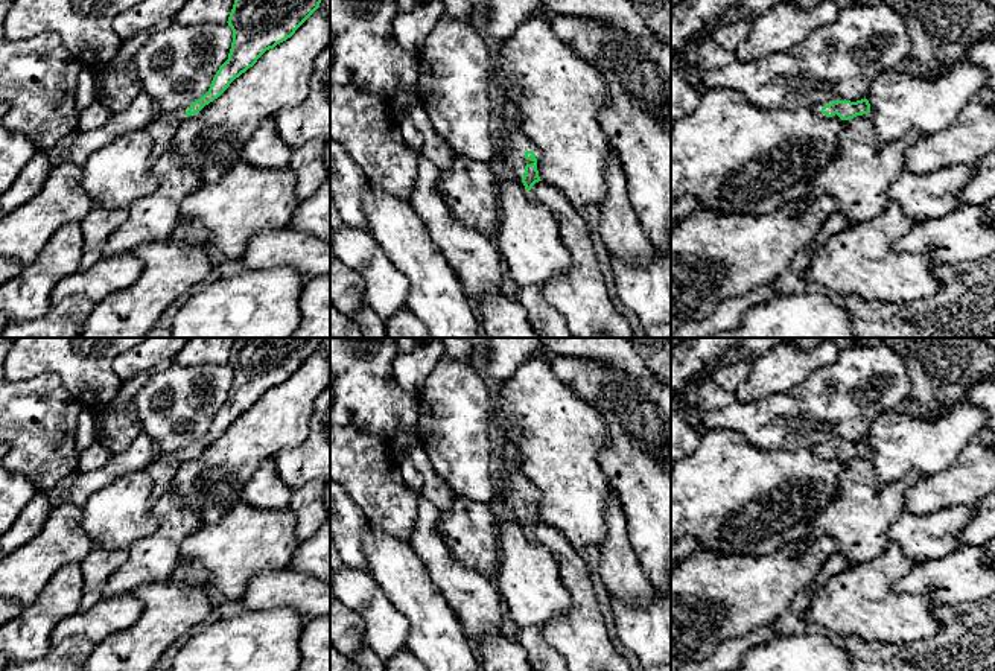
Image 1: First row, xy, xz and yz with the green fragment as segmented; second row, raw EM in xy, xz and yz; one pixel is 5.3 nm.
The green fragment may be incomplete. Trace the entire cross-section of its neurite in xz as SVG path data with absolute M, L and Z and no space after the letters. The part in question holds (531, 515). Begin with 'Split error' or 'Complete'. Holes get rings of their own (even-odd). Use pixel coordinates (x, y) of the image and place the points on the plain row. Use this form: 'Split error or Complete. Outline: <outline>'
Split error. Outline: M520 469L508 472L507 482L498 482L496 507L517 517L529 533L540 520L537 511L539 488L522 473Z

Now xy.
Split error. Outline: M237 338L228 358L233 383L228 400L216 412L208 432L198 441L172 452L155 453L148 467L154 487L149 508L172 487L180 466L199 456L230 425L253 408L269 390L291 379L319 348L324 338Z

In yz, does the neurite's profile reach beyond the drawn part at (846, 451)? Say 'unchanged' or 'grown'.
grown

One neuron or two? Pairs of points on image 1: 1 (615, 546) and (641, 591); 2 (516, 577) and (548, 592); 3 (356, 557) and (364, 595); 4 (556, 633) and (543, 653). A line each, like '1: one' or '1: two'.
1: one
2: one
3: two
4: two

